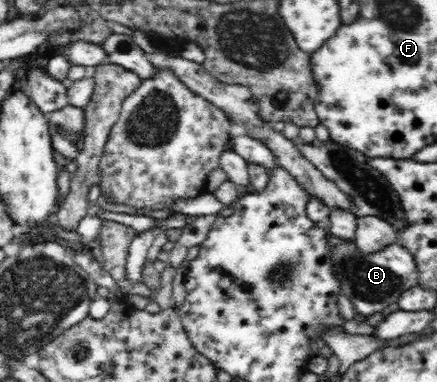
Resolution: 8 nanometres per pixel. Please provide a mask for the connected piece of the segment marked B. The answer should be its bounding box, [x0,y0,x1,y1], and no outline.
[329,239,417,319]

